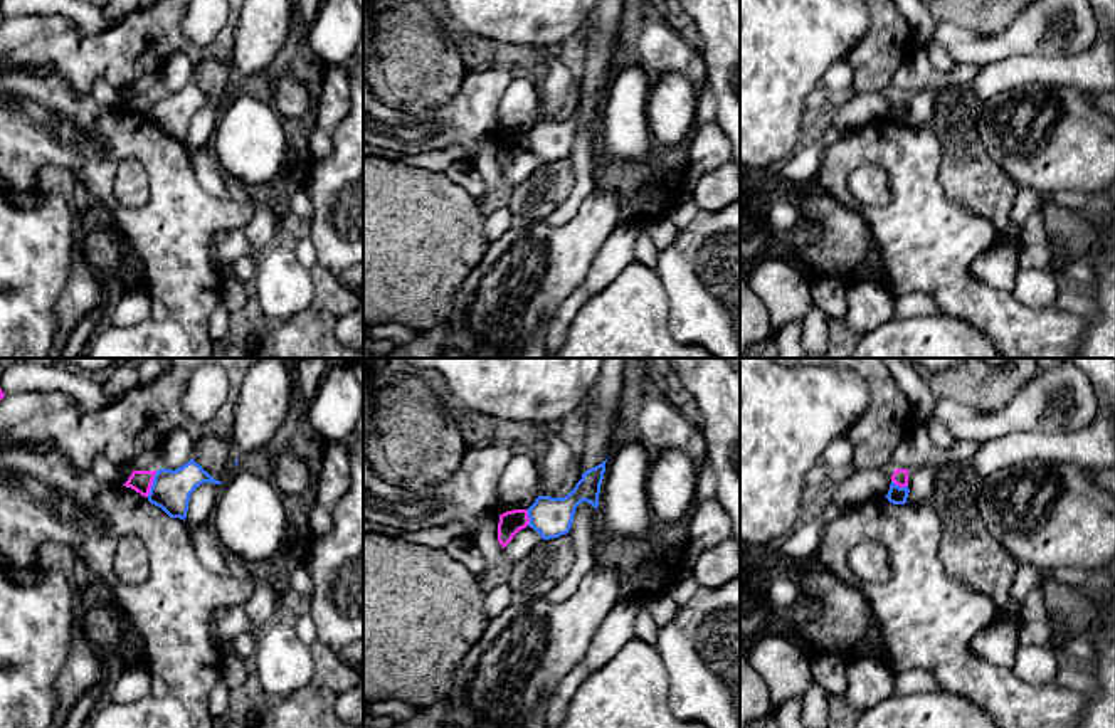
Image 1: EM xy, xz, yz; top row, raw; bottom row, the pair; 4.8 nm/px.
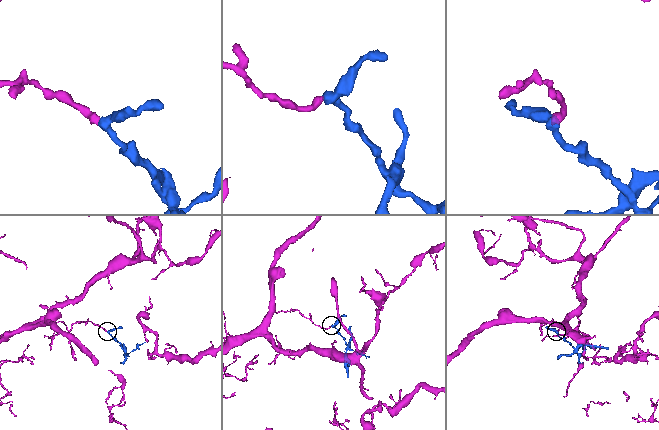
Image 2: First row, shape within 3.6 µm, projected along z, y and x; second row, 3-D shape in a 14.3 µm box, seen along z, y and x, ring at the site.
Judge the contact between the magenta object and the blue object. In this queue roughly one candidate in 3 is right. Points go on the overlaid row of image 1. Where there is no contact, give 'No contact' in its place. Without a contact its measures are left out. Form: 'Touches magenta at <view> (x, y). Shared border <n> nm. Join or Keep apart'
Touches magenta at xy (152, 483). Shared border 140 nm. Keep apart

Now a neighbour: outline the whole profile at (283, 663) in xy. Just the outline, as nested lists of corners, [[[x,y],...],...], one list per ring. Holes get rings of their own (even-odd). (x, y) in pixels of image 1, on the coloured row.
[[[279,615],[259,634],[251,669],[266,693],[281,698],[311,681],[314,673],[311,647],[298,637],[291,619]]]

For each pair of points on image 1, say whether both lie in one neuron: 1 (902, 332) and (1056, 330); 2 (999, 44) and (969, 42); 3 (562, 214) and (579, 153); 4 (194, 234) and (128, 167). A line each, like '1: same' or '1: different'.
1: different
2: same
3: same
4: different

